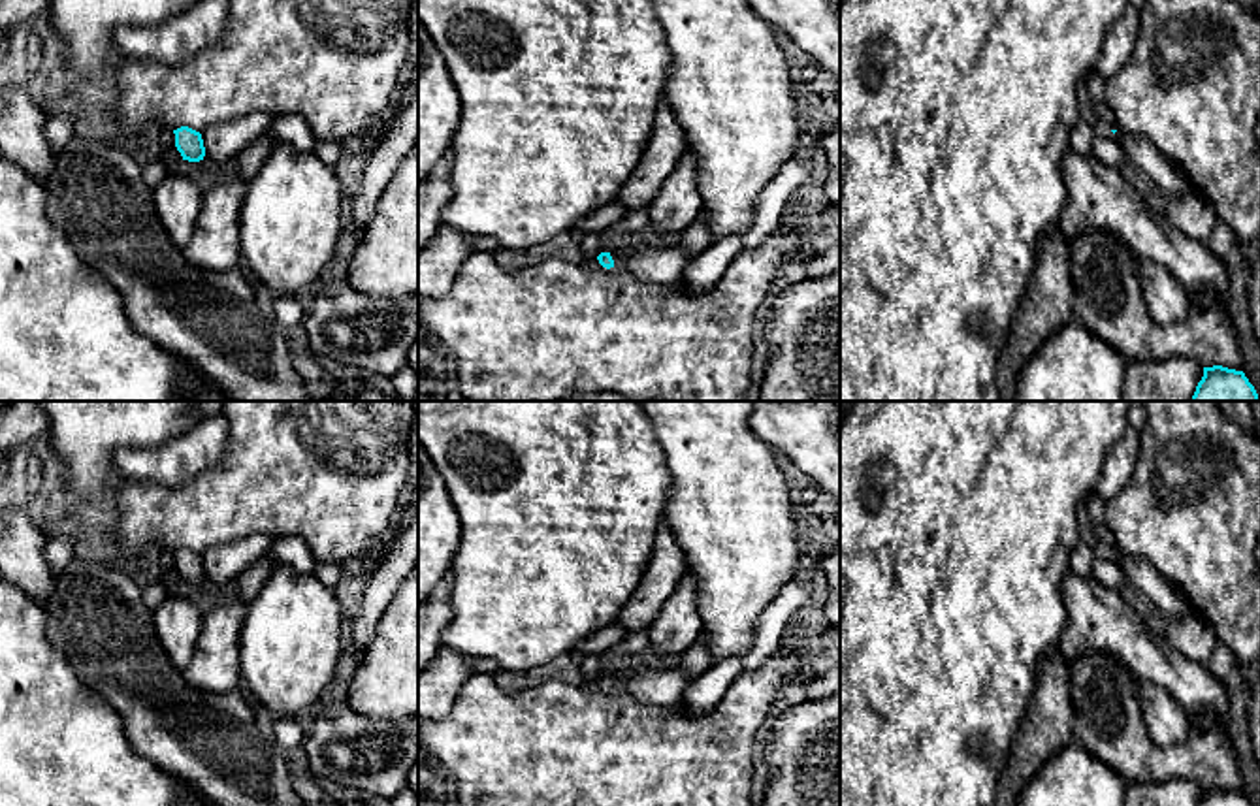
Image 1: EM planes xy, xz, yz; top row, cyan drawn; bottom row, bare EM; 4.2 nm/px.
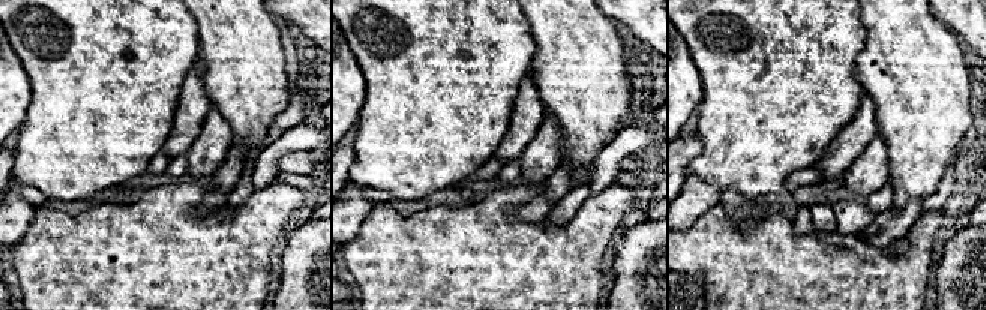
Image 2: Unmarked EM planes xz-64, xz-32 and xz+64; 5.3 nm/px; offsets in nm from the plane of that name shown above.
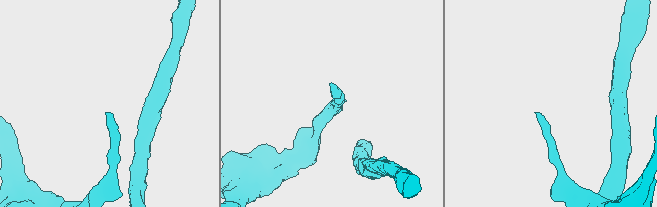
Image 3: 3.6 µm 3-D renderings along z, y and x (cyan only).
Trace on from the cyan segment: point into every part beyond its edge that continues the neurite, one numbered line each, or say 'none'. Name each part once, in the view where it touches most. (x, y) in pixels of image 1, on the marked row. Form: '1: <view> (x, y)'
none

